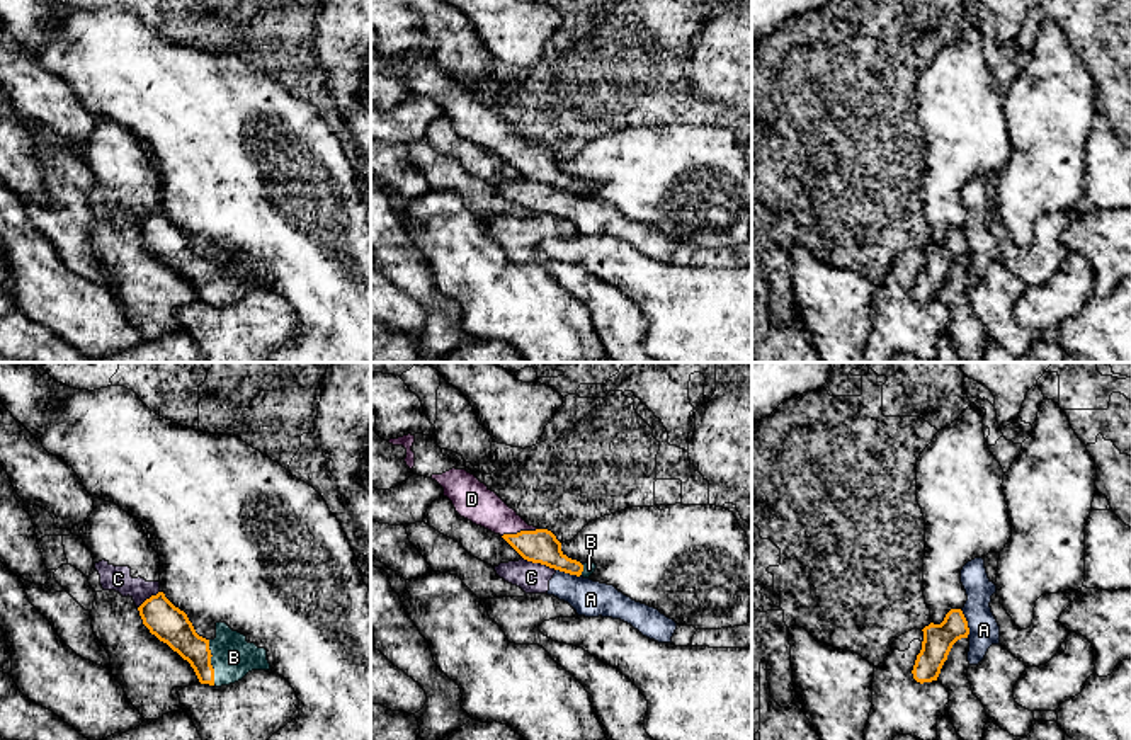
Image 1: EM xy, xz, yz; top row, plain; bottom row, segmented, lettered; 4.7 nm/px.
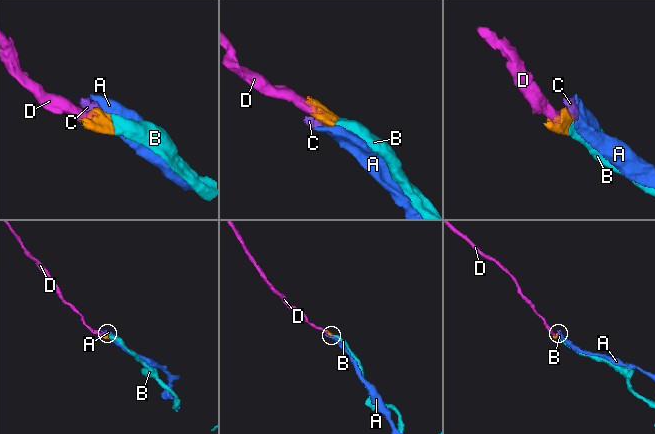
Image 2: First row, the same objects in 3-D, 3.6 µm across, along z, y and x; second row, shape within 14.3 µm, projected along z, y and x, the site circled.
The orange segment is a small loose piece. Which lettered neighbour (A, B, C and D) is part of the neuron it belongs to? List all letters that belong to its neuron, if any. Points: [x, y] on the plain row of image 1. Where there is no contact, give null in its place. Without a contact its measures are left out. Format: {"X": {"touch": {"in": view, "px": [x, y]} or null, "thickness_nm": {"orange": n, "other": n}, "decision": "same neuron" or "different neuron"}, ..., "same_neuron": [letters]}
{"A": {"touch": {"in": "yz", "px": [966, 242]}, "thickness_nm": {"orange": 140, "other": 140}, "decision": "different neuron"}, "B": {"touch": {"in": "xy", "px": [210, 281]}, "thickness_nm": {"orange": 170, "other": 200}, "decision": "same neuron"}, "C": {"touch": {"in": "xz", "px": [539, 181]}, "thickness_nm": {"orange": 160, "other": 140}, "decision": "different neuron"}, "D": {"touch": {"in": "xz", "px": [521, 150]}, "thickness_nm": {"orange": 160, "other": 180}, "decision": "same neuron"}, "same_neuron": ["B", "D"]}

